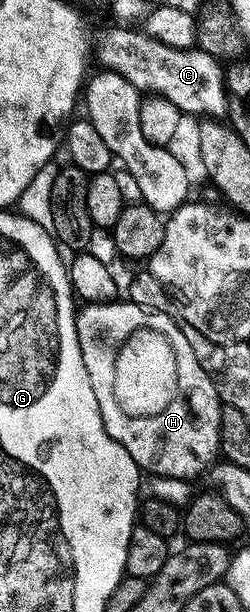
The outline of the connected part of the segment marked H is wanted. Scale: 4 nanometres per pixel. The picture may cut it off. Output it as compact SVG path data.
M117 299L100 305L85 304L77 312L76 330L82 347L82 363L86 363L86 375L90 375L90 387L94 387L102 423L108 434L130 451L130 459L134 459L136 466L148 475L183 481L208 473L221 452L222 402L216 384L202 363L198 363L198 355L194 355L177 318L133 305L127 299Z

